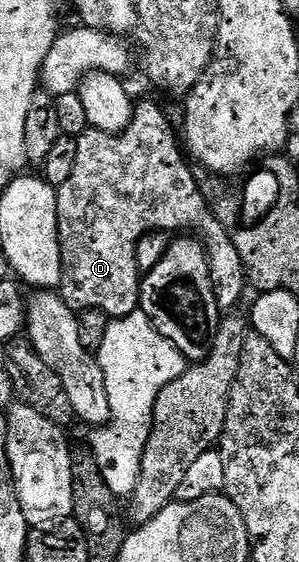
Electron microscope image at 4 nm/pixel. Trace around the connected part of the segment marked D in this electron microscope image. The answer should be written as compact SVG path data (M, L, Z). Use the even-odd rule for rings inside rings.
M144 101L135 106L132 110L132 118L126 128L121 133L103 133L97 129L89 127L81 137L76 138L78 155L74 159L74 169L70 171L70 179L62 183L56 190L58 199L58 235L60 236L60 254L62 255L62 267L64 268L64 277L60 280L59 294L64 298L67 305L72 306L73 310L83 311L86 309L100 309L109 319L125 317L131 313L137 312L140 303L140 283L136 267L136 244L142 235L155 233L157 231L191 231L202 242L204 254L208 256L208 270L210 271L210 280L212 281L212 290L214 299L218 303L221 311L232 311L236 304L244 297L246 290L246 278L244 275L244 264L242 255L238 255L238 247L234 247L231 232L226 228L223 221L212 212L210 202L200 193L200 186L196 183L196 175L193 166L188 166L189 160L182 150L181 144L176 143L176 137L172 134L172 127L168 123L168 117L152 101Z

